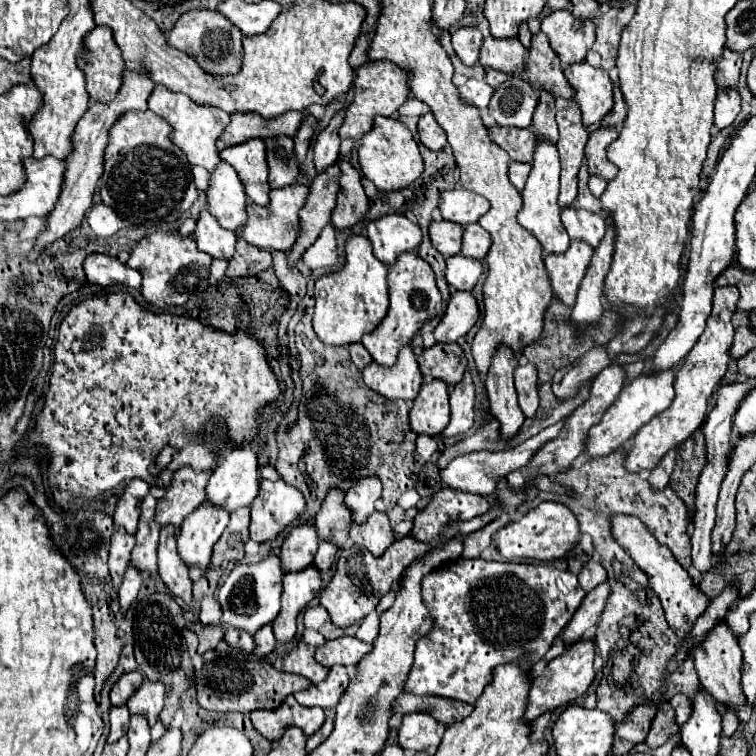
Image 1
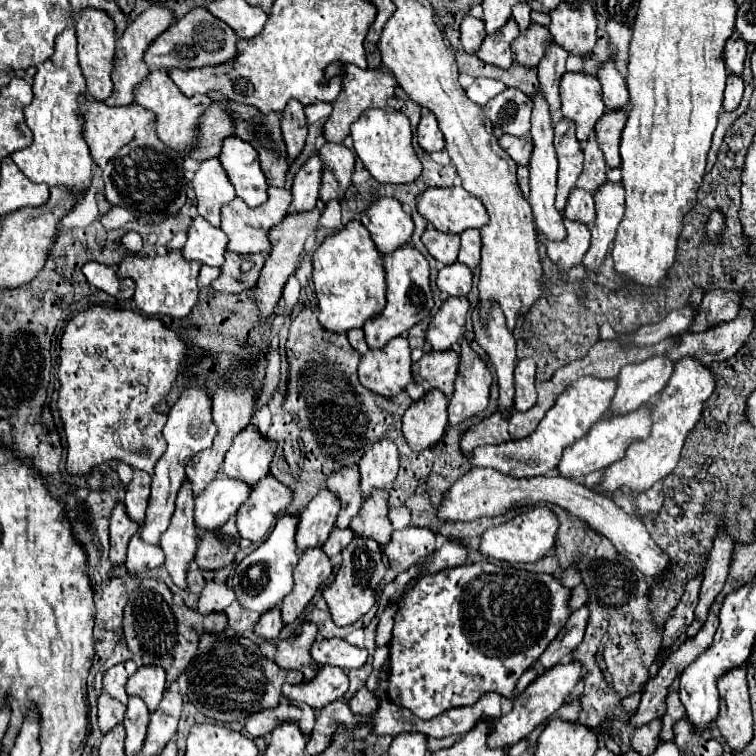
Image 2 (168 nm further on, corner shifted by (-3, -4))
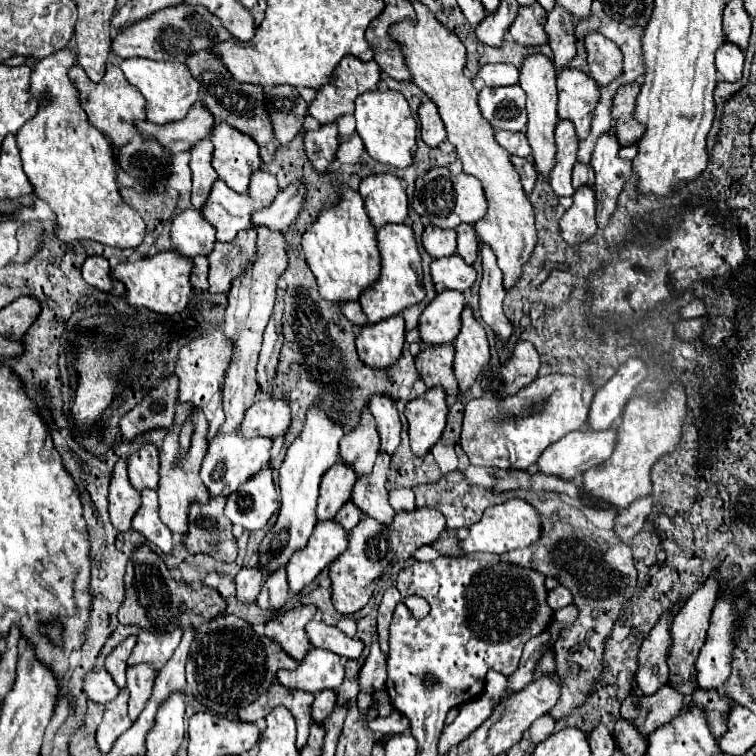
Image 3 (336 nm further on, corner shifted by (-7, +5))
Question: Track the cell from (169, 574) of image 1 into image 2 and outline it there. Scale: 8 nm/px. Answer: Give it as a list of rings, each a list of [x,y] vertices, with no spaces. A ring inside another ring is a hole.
[[[187,479],[183,481],[179,495],[175,499],[175,511],[171,517],[171,523],[167,531],[161,535],[161,549],[167,557],[165,567],[173,579],[173,583],[181,589],[187,587],[185,575],[189,569],[189,563],[195,557],[197,549],[197,527],[193,519],[193,489]]]

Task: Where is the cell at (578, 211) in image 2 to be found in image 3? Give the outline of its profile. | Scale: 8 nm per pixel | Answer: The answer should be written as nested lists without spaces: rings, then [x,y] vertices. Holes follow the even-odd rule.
[[[575,164],[573,168],[573,188],[577,190],[579,186],[591,186],[593,188],[595,184],[595,174],[591,170],[591,166],[585,166],[585,164]]]

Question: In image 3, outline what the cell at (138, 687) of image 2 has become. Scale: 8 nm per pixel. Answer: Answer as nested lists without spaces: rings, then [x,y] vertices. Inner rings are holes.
[[[175,630],[171,634],[147,634],[141,632],[137,638],[137,644],[133,648],[133,654],[129,658],[129,666],[135,664],[151,664],[155,670],[161,670],[181,640],[181,630]]]

